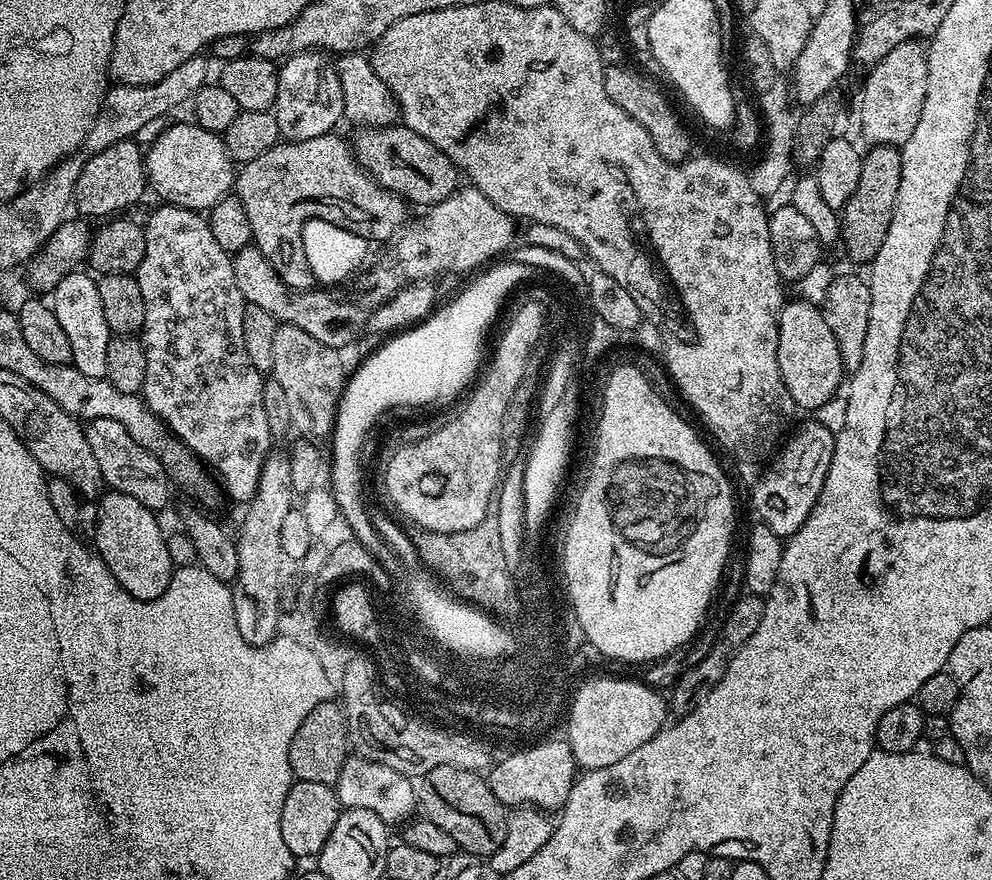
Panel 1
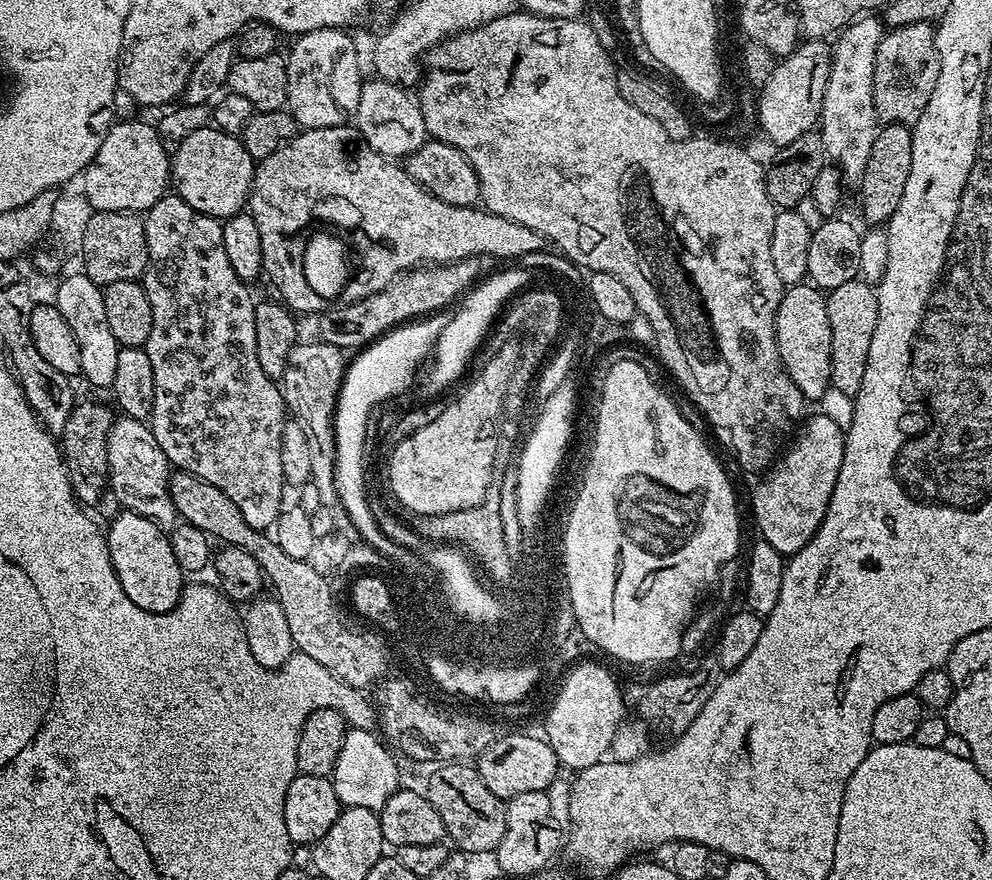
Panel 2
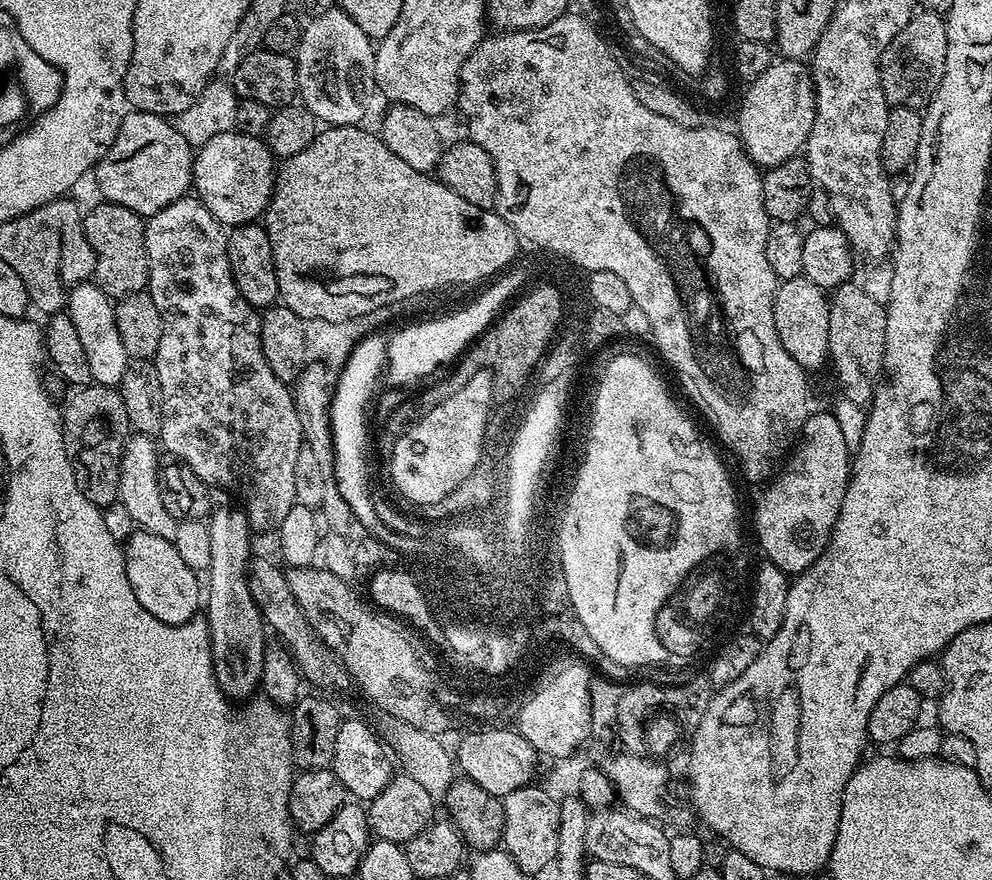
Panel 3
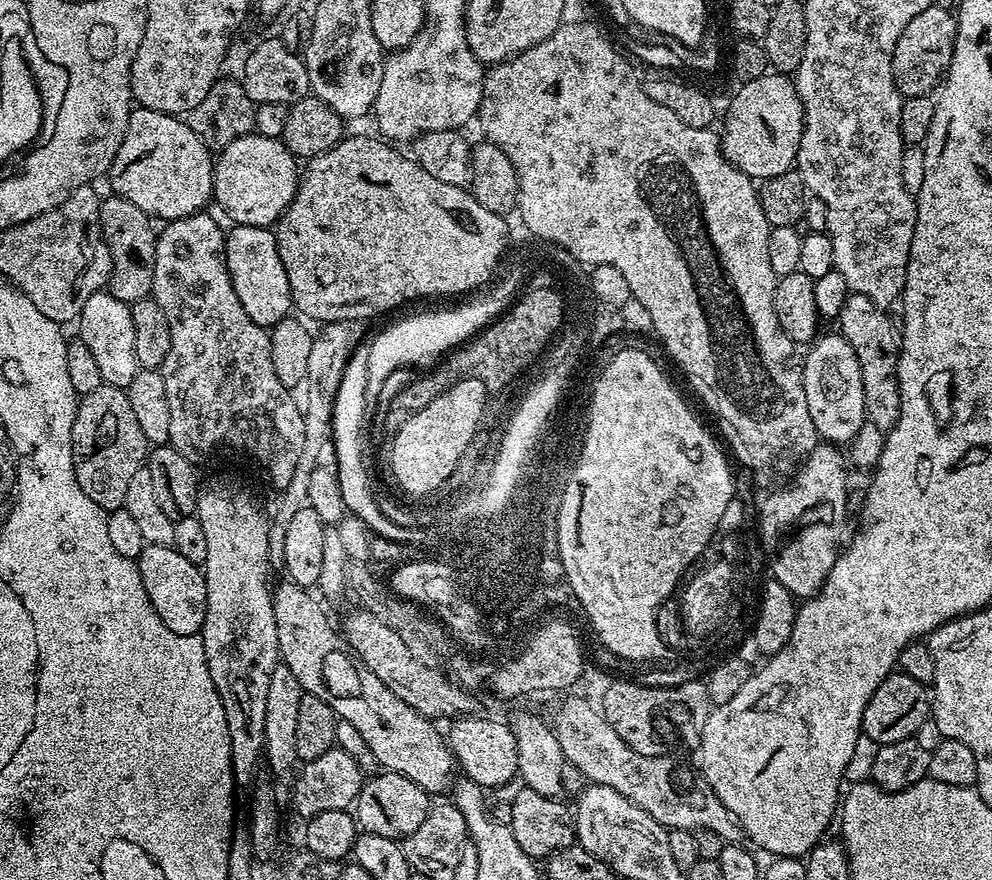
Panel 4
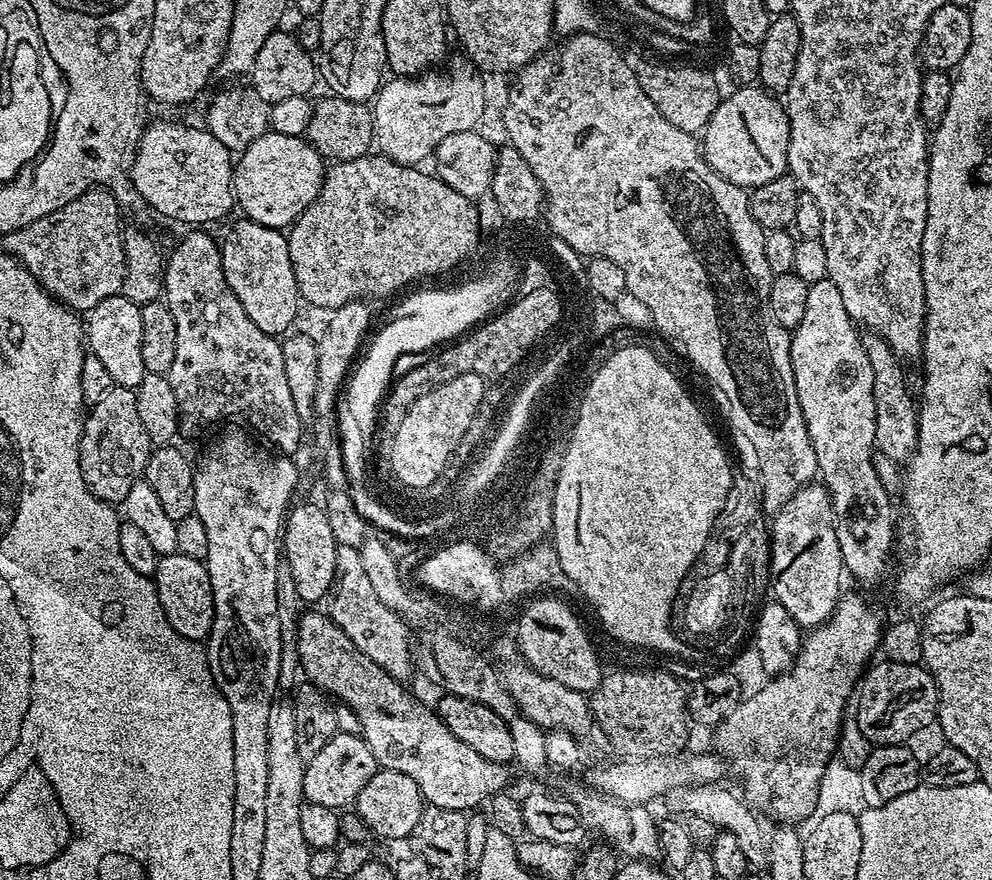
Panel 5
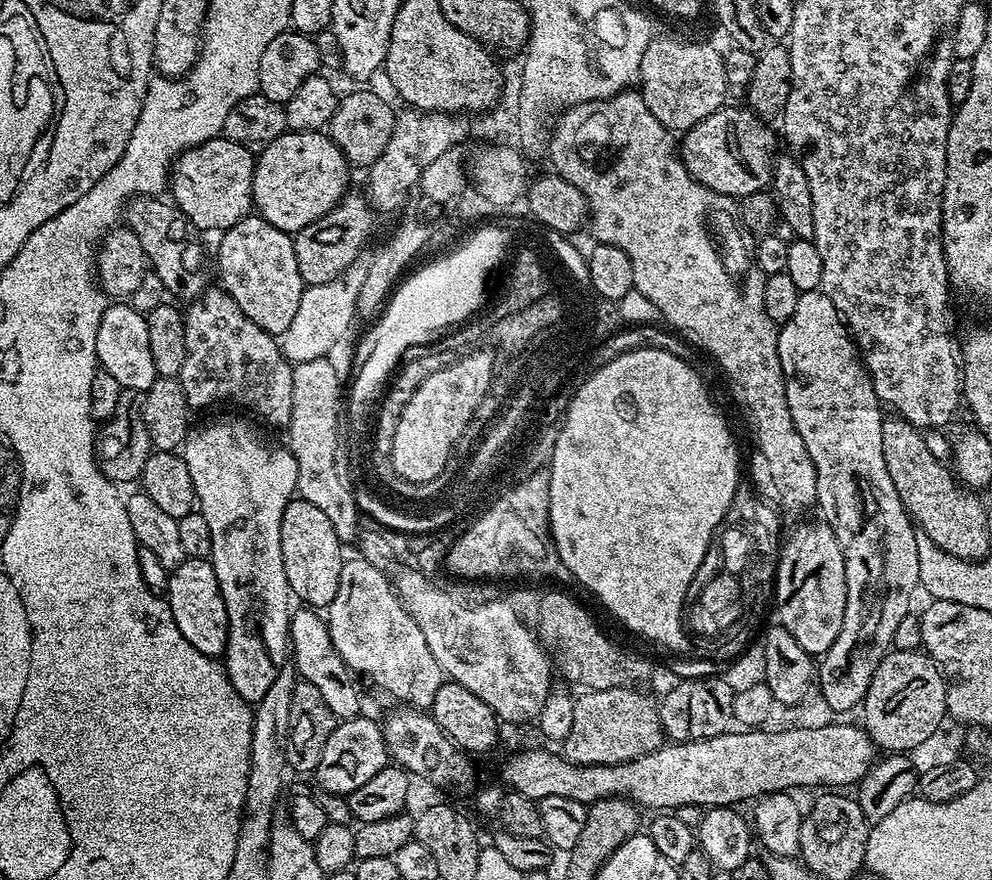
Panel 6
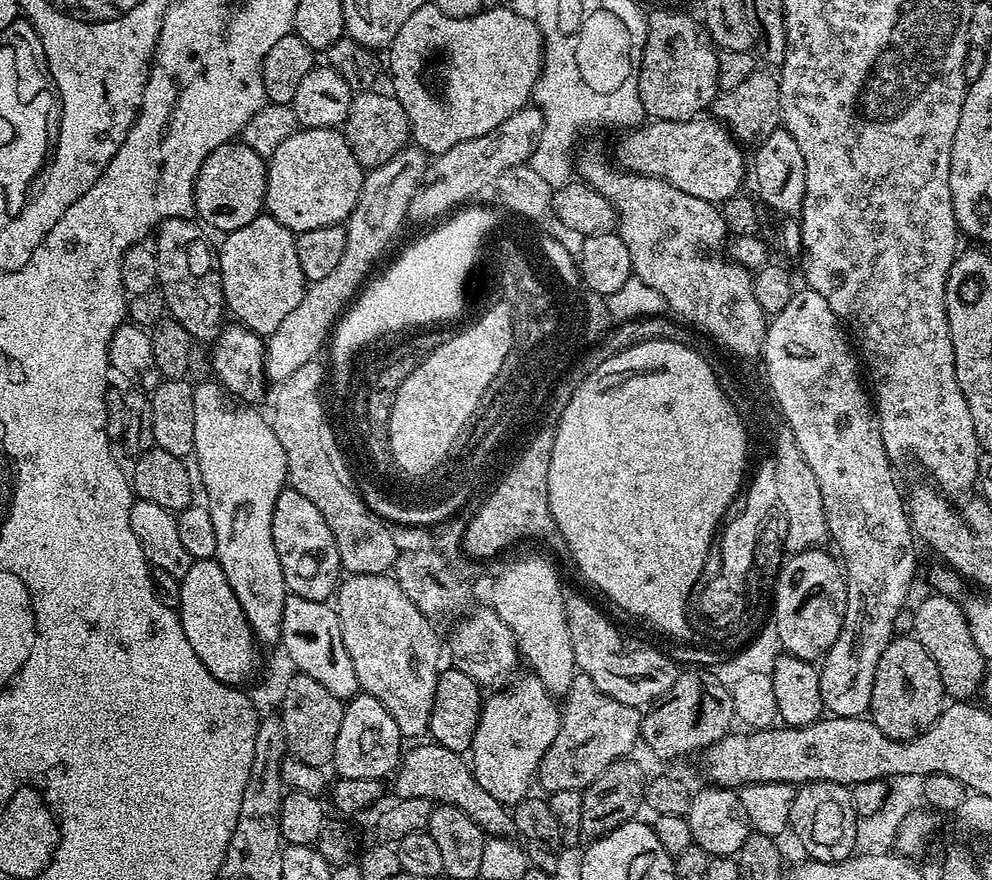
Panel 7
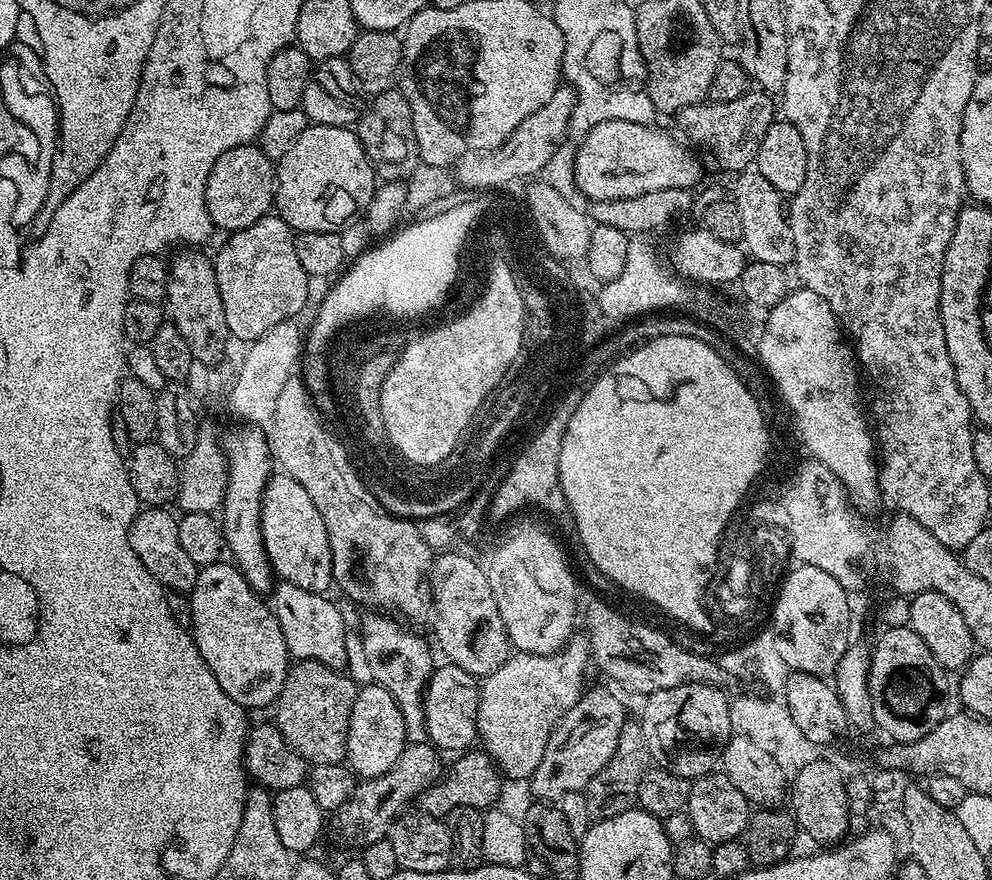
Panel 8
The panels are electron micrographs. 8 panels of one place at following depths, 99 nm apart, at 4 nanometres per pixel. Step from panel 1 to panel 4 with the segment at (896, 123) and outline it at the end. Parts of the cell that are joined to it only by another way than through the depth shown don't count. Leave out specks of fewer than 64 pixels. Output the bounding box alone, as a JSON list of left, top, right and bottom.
[892,3,956,96]

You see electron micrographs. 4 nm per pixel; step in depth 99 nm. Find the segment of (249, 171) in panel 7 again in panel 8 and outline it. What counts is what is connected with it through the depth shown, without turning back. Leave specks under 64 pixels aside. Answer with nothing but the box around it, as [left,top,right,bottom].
[206,143,274,234]

